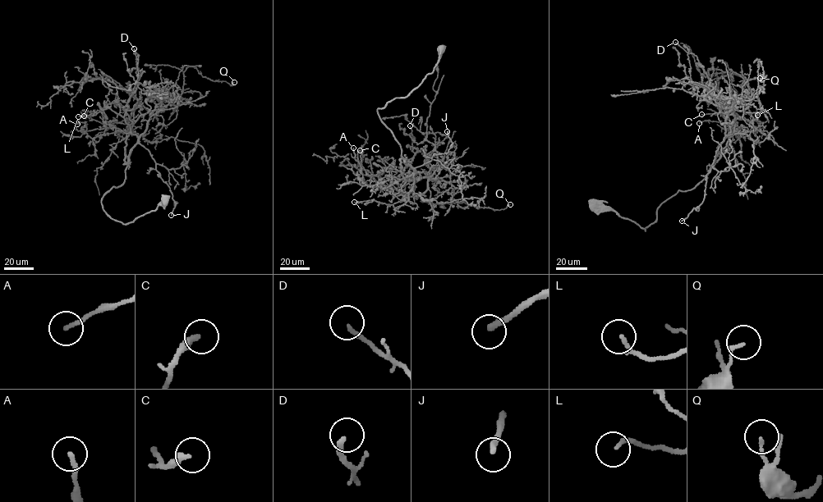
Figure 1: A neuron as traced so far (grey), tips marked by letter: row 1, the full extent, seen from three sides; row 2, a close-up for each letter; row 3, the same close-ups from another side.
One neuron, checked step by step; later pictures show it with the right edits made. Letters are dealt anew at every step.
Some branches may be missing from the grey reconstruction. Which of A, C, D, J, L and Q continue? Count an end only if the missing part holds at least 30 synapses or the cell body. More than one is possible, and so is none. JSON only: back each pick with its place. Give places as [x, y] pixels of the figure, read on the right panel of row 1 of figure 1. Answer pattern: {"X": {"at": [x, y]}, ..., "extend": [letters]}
{"D": {"at": [675, 42]}, "J": {"at": [682, 221]}, "extend": ["D", "J"]}

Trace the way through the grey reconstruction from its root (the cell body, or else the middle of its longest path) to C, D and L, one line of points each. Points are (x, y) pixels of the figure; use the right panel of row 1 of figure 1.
C: (593, 204), (645, 230), (663, 203), (705, 176), (730, 133), (721, 109), (727, 106), (723, 114), (701, 114)
D: (593, 204), (645, 230), (663, 203), (705, 176), (730, 133), (723, 102), (697, 57), (675, 42)
L: (593, 204), (645, 230), (663, 203), (705, 176), (725, 138), (755, 130), (756, 119), (760, 126), (757, 115)

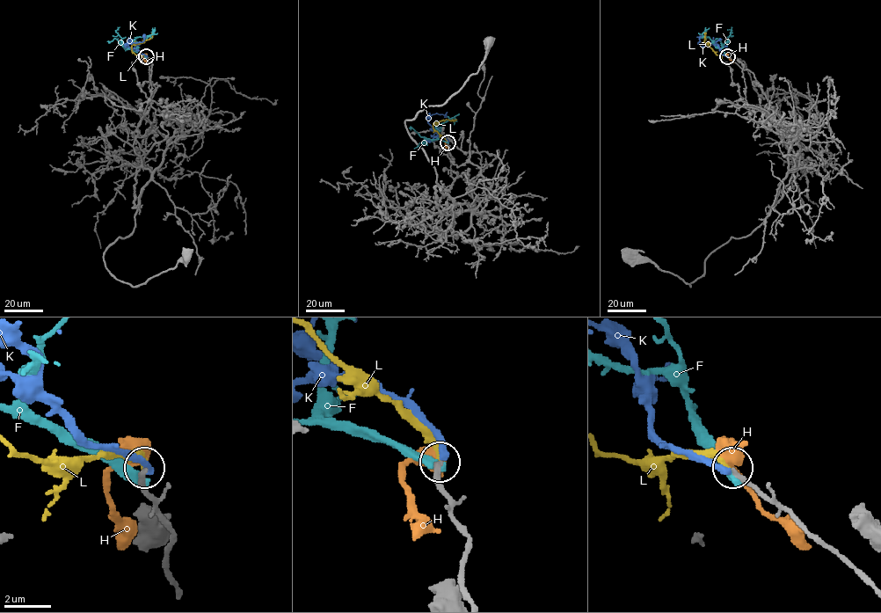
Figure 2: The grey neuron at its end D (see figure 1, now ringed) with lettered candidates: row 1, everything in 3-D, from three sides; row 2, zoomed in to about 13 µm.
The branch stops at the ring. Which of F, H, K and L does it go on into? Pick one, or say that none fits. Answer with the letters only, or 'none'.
L

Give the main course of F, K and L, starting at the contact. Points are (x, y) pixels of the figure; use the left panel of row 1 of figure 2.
F: (146, 57), (136, 50), (134, 40), (151, 34), (152, 28)
K: (146, 56), (131, 43), (127, 43), (141, 42), (145, 33)
L: (146, 56), (135, 54), (131, 45), (149, 39), (152, 31)

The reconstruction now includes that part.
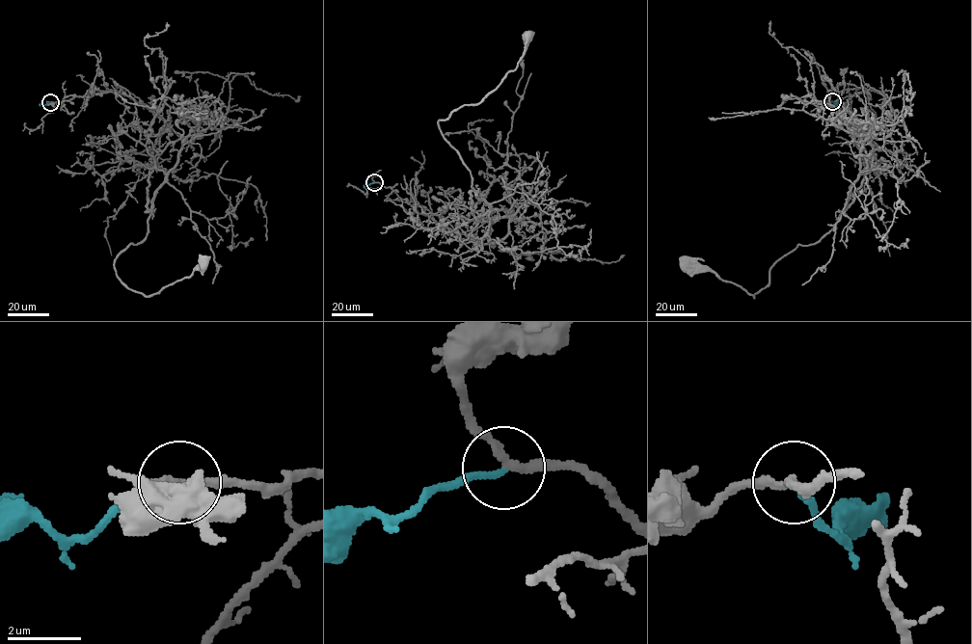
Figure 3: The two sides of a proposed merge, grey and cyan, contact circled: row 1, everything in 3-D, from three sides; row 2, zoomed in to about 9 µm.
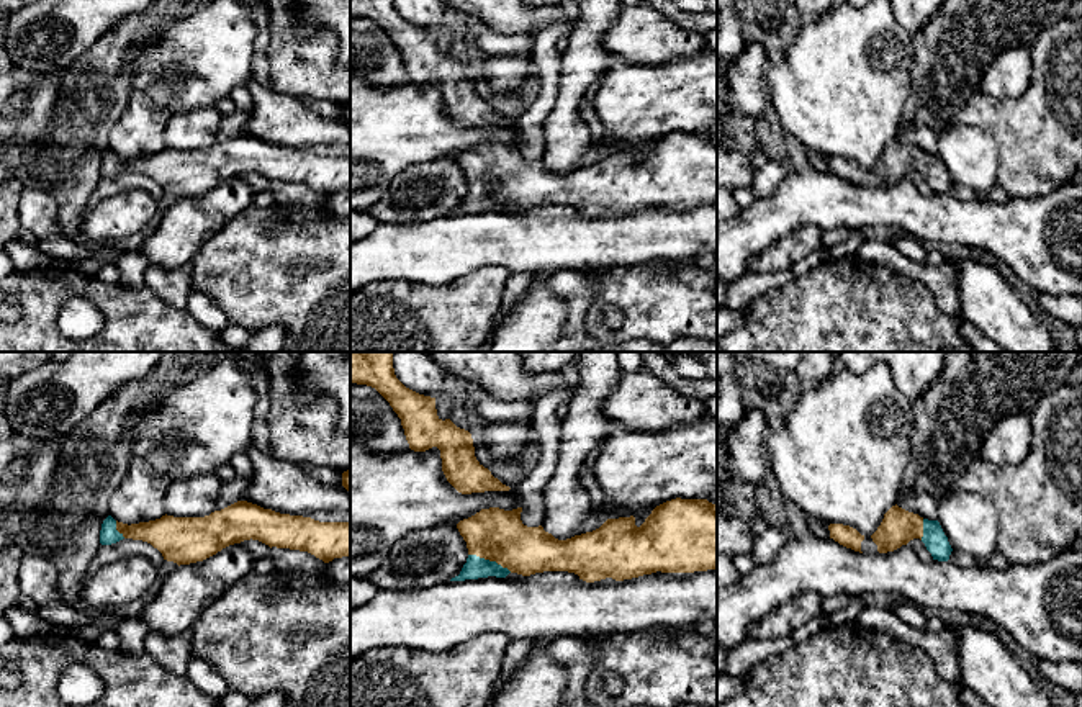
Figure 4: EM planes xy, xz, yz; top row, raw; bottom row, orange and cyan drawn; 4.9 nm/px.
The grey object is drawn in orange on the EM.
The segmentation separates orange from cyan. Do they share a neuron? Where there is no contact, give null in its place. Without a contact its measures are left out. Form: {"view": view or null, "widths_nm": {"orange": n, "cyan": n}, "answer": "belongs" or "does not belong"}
{"view": "xz", "widths_nm": {"orange": 260, "cyan": 110}, "answer": "belongs"}

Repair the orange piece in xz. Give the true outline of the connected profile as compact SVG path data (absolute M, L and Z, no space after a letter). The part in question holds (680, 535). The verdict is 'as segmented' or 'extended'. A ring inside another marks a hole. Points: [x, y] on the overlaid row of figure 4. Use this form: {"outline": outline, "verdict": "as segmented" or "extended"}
{"outline": "M671 499L656 506L637 527L635 517L607 519L599 529L558 540L542 525L527 527L521 520L522 507L504 511L481 509L463 519L457 529L467 542L468 558L458 576L450 581L506 578L509 573L530 576L543 571L568 571L586 583L612 578L632 579L643 574L694 573L717 570L717 506L707 499Z", "verdict": "extended"}

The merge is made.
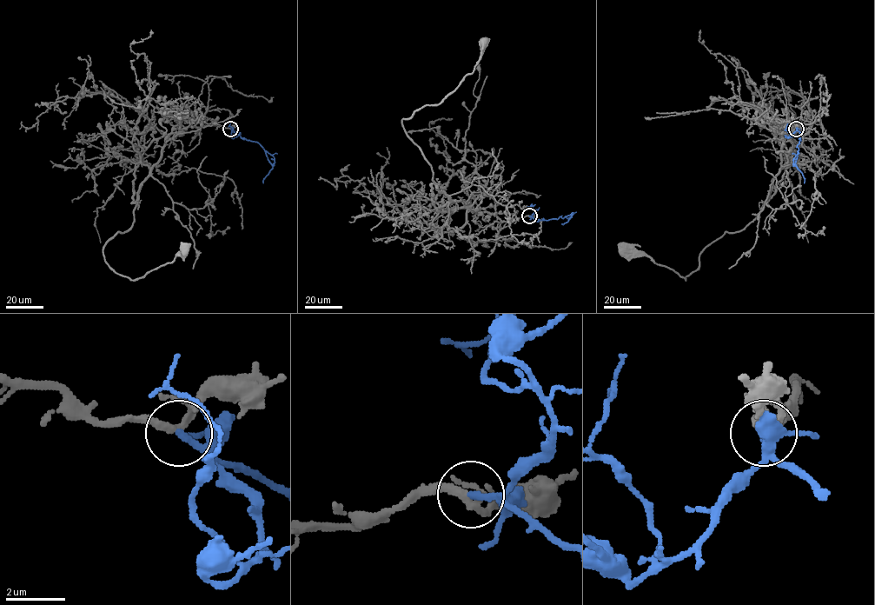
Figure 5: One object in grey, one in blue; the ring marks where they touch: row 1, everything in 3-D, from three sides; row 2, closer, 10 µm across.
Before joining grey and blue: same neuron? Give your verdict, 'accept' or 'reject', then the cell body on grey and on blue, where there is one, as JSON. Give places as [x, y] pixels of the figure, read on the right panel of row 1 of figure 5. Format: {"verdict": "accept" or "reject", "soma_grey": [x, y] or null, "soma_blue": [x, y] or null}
{"verdict": "accept", "soma_grey": [623, 249], "soma_blue": null}

